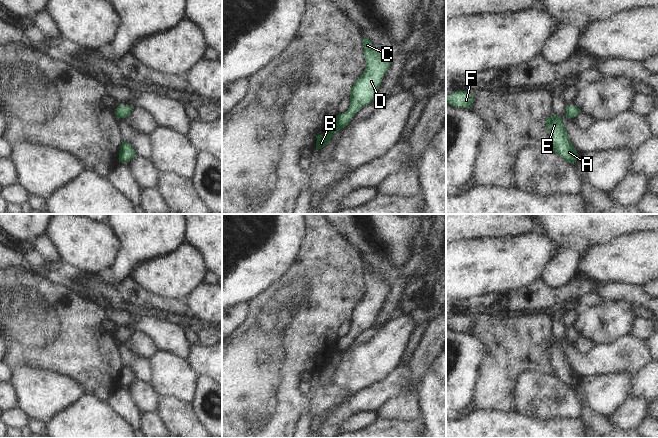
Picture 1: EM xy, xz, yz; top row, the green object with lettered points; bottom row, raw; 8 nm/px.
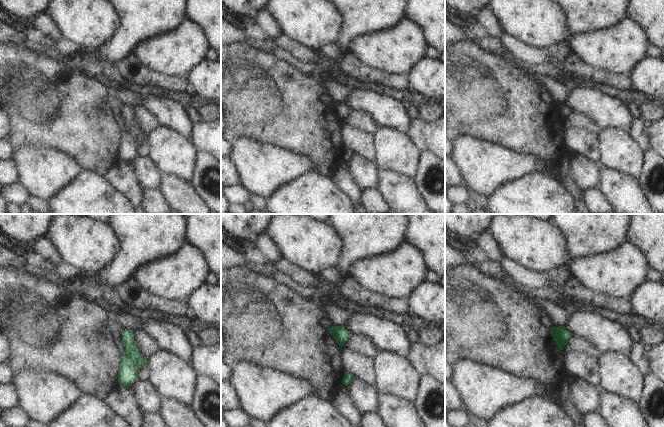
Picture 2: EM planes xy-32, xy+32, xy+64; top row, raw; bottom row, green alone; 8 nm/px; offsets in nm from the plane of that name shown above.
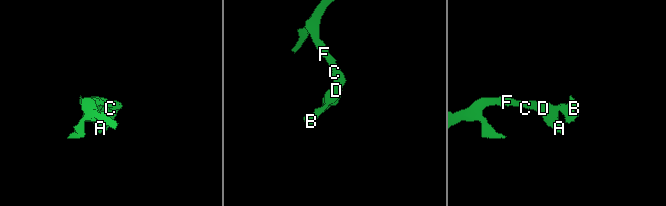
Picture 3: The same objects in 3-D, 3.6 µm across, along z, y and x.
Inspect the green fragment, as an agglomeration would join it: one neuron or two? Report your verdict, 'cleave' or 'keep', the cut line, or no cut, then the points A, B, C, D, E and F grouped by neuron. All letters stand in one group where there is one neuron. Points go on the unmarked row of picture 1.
keep; cut none; groups A B C D E F

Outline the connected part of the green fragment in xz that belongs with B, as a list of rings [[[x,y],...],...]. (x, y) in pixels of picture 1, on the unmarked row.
[[[363,261],[363,266],[366,291],[351,312],[350,330],[346,336],[337,339],[328,346],[323,358],[316,360],[316,374],[327,369],[334,357],[346,351],[363,330],[371,327],[381,309],[385,296],[391,288],[391,283],[376,275],[368,262]]]

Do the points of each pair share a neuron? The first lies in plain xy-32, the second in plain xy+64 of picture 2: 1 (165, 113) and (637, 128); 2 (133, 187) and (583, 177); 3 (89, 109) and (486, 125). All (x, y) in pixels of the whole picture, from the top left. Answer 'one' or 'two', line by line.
1: two
2: two
3: one

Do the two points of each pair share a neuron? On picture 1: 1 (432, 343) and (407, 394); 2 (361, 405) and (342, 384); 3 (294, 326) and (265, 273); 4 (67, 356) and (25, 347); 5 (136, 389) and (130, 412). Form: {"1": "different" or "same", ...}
{"1": "same", "2": "different", "3": "different", "4": "same", "5": "different"}

